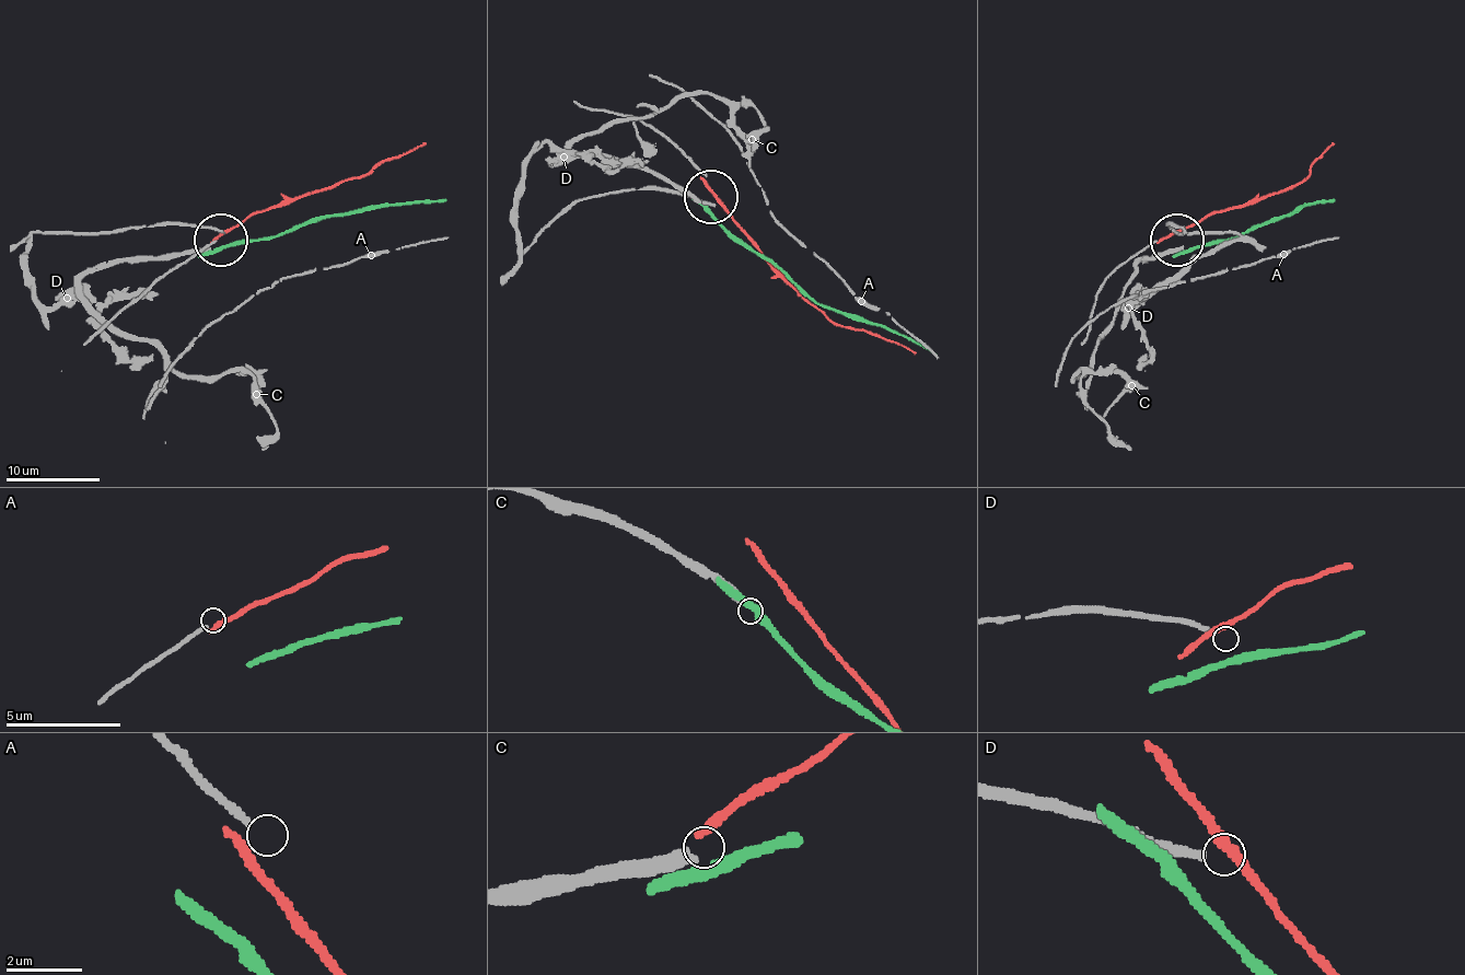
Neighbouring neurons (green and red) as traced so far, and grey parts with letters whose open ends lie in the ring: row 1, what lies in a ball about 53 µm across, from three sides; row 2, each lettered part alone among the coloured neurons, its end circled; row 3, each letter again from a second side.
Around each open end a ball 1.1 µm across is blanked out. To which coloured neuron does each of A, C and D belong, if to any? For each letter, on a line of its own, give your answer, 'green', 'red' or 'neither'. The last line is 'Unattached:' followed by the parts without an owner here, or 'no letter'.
A: neither
C: neither
D: neither
Unattached: A, C, D

